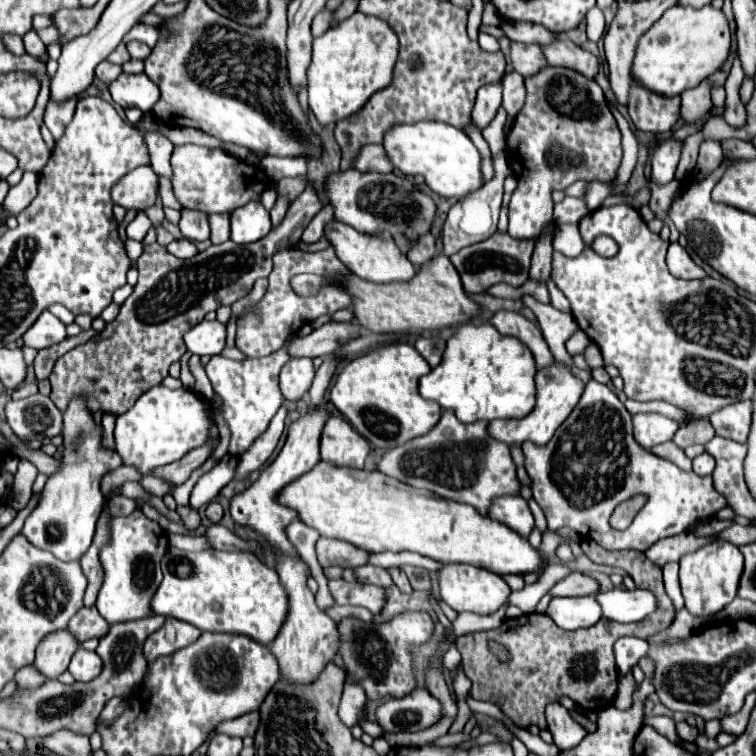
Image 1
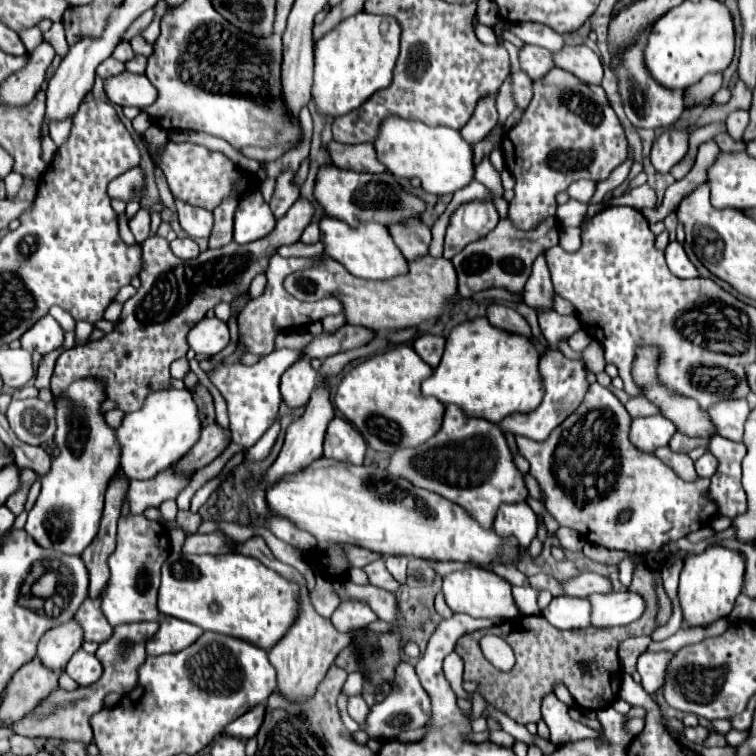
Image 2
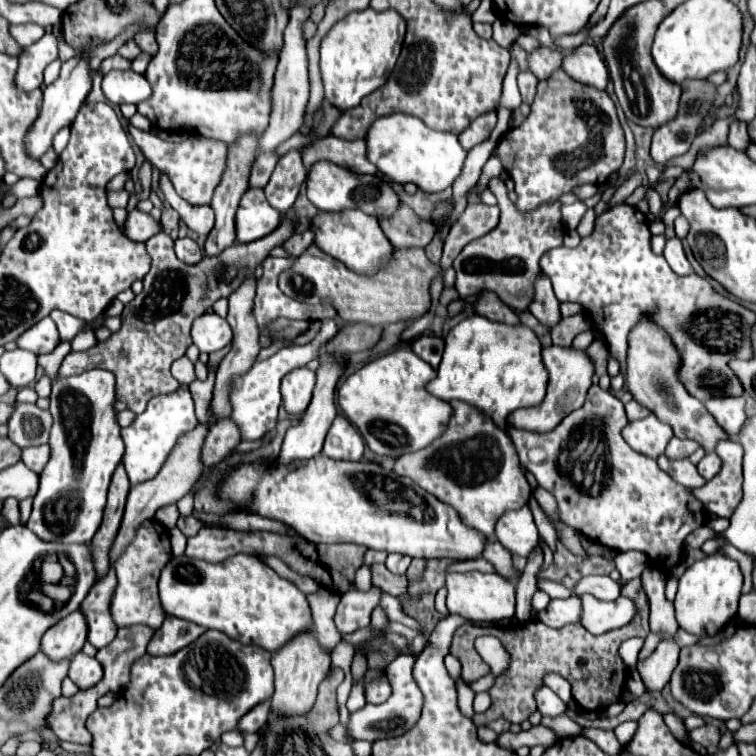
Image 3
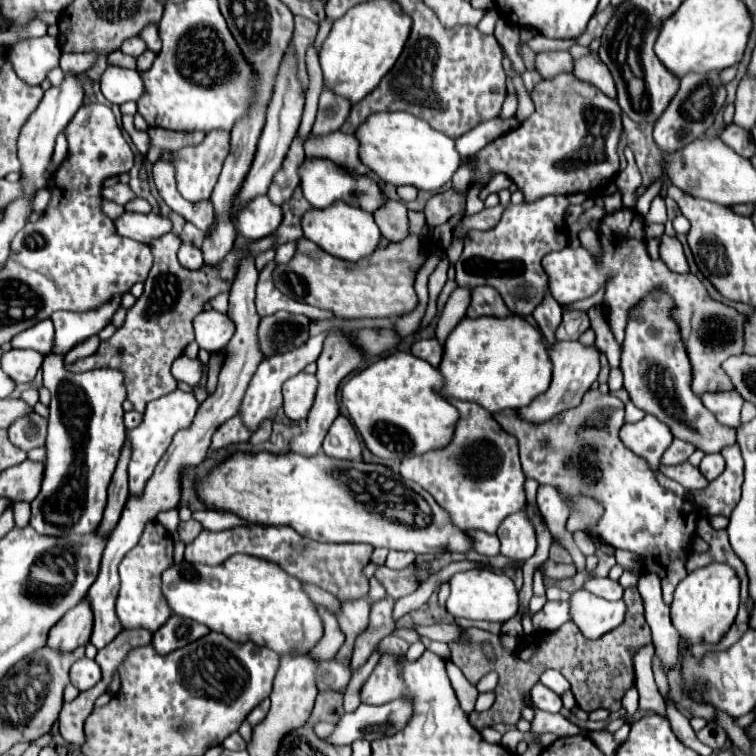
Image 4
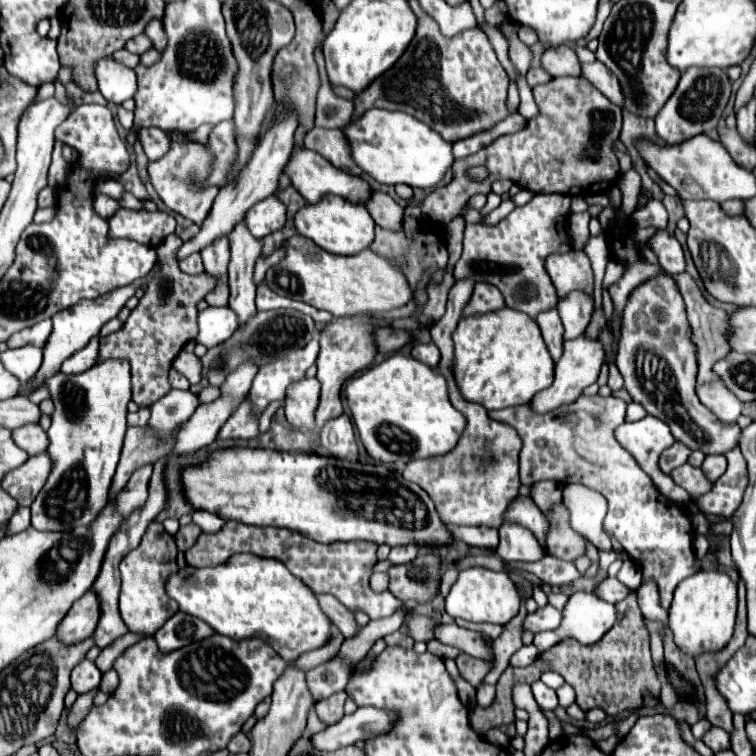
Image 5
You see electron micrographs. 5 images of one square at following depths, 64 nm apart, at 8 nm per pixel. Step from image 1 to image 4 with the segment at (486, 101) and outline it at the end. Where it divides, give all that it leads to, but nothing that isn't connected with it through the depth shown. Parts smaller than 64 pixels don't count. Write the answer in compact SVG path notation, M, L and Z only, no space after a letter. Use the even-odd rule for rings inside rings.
M500 118L484 120L484 122L476 124L464 136L456 138L456 150L464 158L466 156L472 156L474 152L482 150L486 144L490 144L492 140L496 140L498 136L502 136L504 132L508 132L508 130L512 130L516 126L518 126L518 120L516 118L510 118L510 120L500 120Z

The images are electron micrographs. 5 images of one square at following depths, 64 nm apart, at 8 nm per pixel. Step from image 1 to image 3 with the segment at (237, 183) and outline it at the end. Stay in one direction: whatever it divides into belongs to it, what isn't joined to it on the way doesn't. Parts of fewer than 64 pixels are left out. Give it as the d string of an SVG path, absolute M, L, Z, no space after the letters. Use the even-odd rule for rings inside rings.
M130 126L128 130L134 138L134 142L140 146L140 150L144 152L146 160L156 166L162 174L168 174L174 190L178 192L180 198L184 198L190 204L196 206L208 206L214 198L214 190L220 184L220 178L226 170L226 144L218 142L218 140L196 140L196 138L186 138L182 142L168 142L162 140L150 132L142 132L134 126Z

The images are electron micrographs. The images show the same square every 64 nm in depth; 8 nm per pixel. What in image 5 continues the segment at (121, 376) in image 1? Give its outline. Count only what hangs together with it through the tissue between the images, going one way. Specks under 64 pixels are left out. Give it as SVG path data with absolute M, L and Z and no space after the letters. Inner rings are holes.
M170 234L156 246L158 254L158 270L146 284L146 292L140 298L138 306L130 312L130 318L126 324L106 336L100 338L100 352L98 352L98 364L104 360L126 360L132 370L132 400L138 404L138 408L146 408L152 402L160 400L164 394L168 394L170 380L168 372L174 362L174 358L180 354L186 342L194 340L198 334L196 316L198 316L198 302L206 298L208 292L216 288L216 278L212 274L184 274L178 270L176 250L182 246L182 240L176 234Z

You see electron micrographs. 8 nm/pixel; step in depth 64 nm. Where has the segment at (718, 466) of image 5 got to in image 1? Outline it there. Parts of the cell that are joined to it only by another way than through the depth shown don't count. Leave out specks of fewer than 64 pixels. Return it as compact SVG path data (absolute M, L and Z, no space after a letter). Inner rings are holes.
M700 454L700 456L696 456L694 460L692 460L692 464L694 464L694 472L696 474L700 474L700 476L706 476L706 474L712 474L712 470L714 470L714 458L710 456L710 454Z

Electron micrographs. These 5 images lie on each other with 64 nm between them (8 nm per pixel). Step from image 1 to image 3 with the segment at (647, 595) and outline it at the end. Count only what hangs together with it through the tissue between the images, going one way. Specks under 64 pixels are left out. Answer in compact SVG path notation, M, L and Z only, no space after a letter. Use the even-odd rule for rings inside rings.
M592 594L580 596L582 600L582 626L592 634L604 634L614 628L622 628L636 616L636 602L626 596L618 596L612 602L598 600Z

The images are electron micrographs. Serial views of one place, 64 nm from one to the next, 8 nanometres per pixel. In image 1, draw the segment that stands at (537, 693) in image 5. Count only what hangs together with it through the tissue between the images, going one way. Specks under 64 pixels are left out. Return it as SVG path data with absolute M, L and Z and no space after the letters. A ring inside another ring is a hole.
M550 704L546 708L546 720L548 720L548 728L554 736L554 744L560 750L572 750L576 748L582 738L586 736L586 730L572 720L572 716L568 714L568 710L562 704Z

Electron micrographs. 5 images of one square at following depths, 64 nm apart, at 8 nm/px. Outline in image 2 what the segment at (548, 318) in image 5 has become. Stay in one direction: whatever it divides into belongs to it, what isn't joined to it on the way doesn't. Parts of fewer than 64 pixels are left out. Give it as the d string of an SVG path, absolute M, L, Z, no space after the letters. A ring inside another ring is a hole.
M542 252L532 264L532 274L524 288L524 302L530 308L552 308L552 292L546 254Z

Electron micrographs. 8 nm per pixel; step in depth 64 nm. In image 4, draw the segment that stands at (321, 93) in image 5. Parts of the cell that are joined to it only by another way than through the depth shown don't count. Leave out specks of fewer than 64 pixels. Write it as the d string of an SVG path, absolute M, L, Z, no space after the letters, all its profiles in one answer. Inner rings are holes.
M324 88L322 96L320 96L318 116L316 116L314 128L308 134L307 139L316 138L316 136L326 136L326 134L338 130L344 124L348 112L350 112L350 104L346 104L346 100L342 100L338 96L334 98L334 94Z

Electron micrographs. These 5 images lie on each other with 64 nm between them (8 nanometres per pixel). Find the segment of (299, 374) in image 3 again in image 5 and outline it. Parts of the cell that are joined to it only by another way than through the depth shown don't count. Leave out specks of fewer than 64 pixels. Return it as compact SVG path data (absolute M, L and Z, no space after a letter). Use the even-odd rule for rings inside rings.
M302 378L300 382L288 386L284 398L284 410L288 422L294 428L312 430L318 396L320 396L320 382L316 378Z

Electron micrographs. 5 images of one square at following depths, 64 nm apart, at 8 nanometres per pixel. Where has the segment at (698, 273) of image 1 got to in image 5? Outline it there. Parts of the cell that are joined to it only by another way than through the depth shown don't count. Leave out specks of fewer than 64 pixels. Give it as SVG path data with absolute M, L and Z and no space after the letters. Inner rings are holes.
M658 230L652 238L650 238L650 246L658 256L660 266L668 272L668 274L678 274L686 270L686 260L684 260L684 252L682 246L678 244L678 240L674 236L670 236L666 230Z

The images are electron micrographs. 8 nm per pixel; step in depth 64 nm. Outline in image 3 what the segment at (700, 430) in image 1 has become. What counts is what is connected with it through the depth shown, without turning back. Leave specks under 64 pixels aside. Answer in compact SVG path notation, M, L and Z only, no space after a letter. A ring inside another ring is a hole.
M672 438L668 448L666 448L666 456L668 458L688 458L696 448L700 448L700 444L688 440L688 438Z

